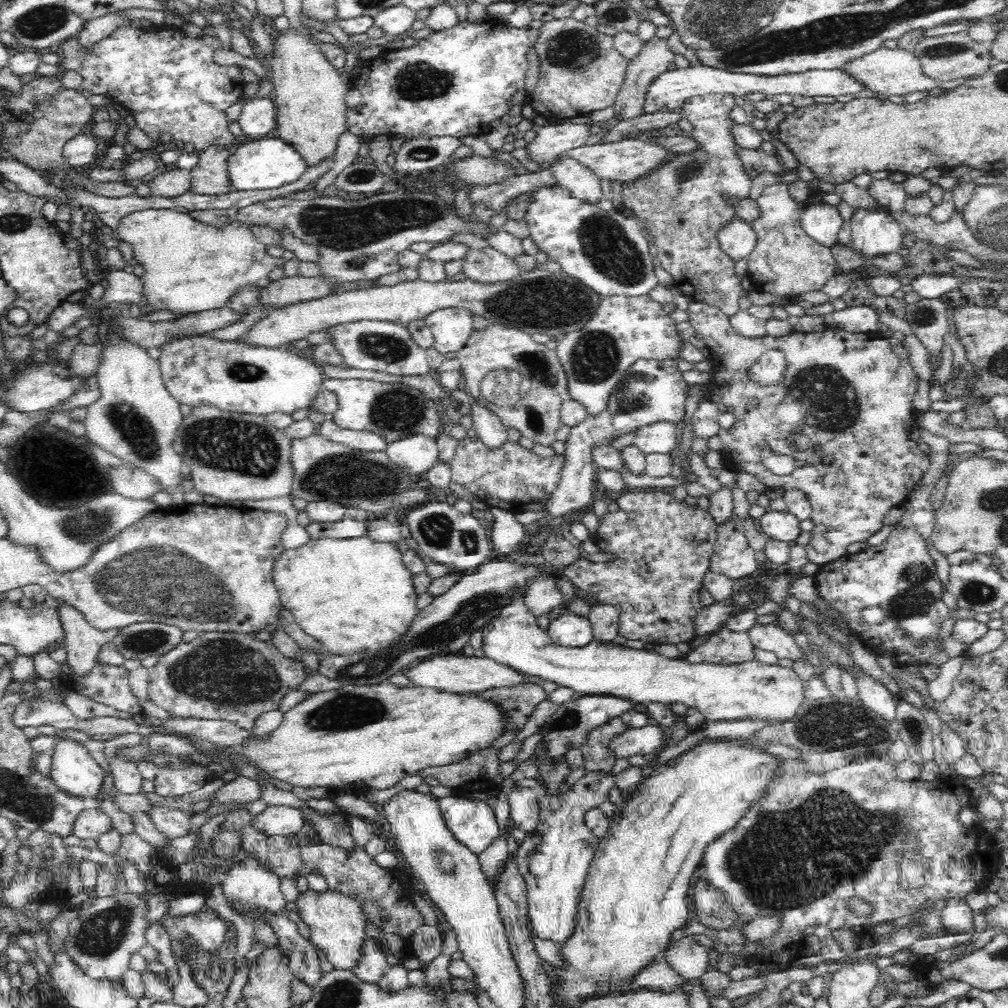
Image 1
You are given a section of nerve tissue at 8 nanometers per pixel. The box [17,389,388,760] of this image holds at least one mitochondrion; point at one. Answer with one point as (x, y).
(158, 576)

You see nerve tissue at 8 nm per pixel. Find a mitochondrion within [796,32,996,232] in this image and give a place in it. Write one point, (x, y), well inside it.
(943, 49)

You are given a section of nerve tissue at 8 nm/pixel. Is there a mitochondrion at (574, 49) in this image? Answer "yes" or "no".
yes

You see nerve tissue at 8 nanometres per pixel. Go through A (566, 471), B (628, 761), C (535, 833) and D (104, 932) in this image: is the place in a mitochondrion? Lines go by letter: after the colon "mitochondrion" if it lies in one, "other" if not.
A: other
B: other
C: other
D: mitochondrion

